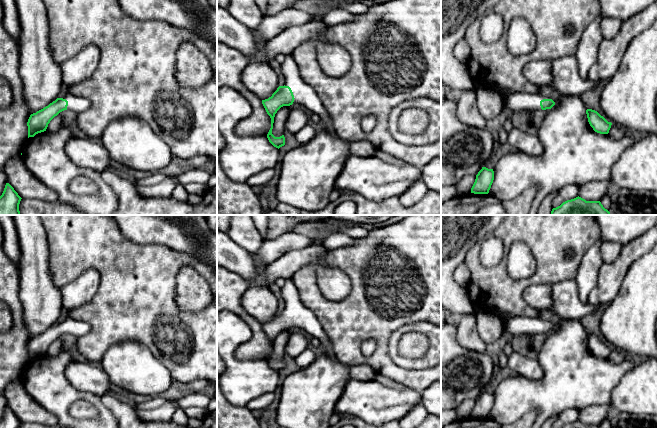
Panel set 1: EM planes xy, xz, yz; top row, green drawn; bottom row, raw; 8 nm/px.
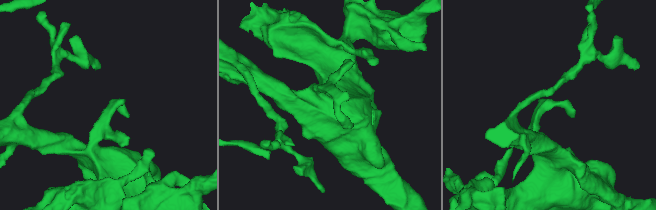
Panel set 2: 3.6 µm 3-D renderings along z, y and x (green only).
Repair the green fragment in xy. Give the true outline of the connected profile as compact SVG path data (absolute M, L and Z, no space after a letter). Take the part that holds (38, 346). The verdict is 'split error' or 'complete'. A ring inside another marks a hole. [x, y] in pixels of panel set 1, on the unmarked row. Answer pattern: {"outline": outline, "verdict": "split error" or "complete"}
{"outline": "M71 317L62 322L57 322L48 330L30 339L28 350L28 362L34 361L36 358L46 355L50 345L64 334L70 334L76 338L83 336L90 331L90 325L75 320Z", "verdict": "split error"}

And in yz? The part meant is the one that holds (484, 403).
{"outline": "M482 391L476 399L475 406L471 412L471 417L488 418L494 404L493 393Z", "verdict": "complete"}

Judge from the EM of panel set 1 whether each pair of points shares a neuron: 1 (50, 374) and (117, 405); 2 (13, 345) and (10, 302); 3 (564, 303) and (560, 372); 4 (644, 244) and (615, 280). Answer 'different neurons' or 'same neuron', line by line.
1: different neurons
2: same neuron
3: different neurons
4: same neuron

